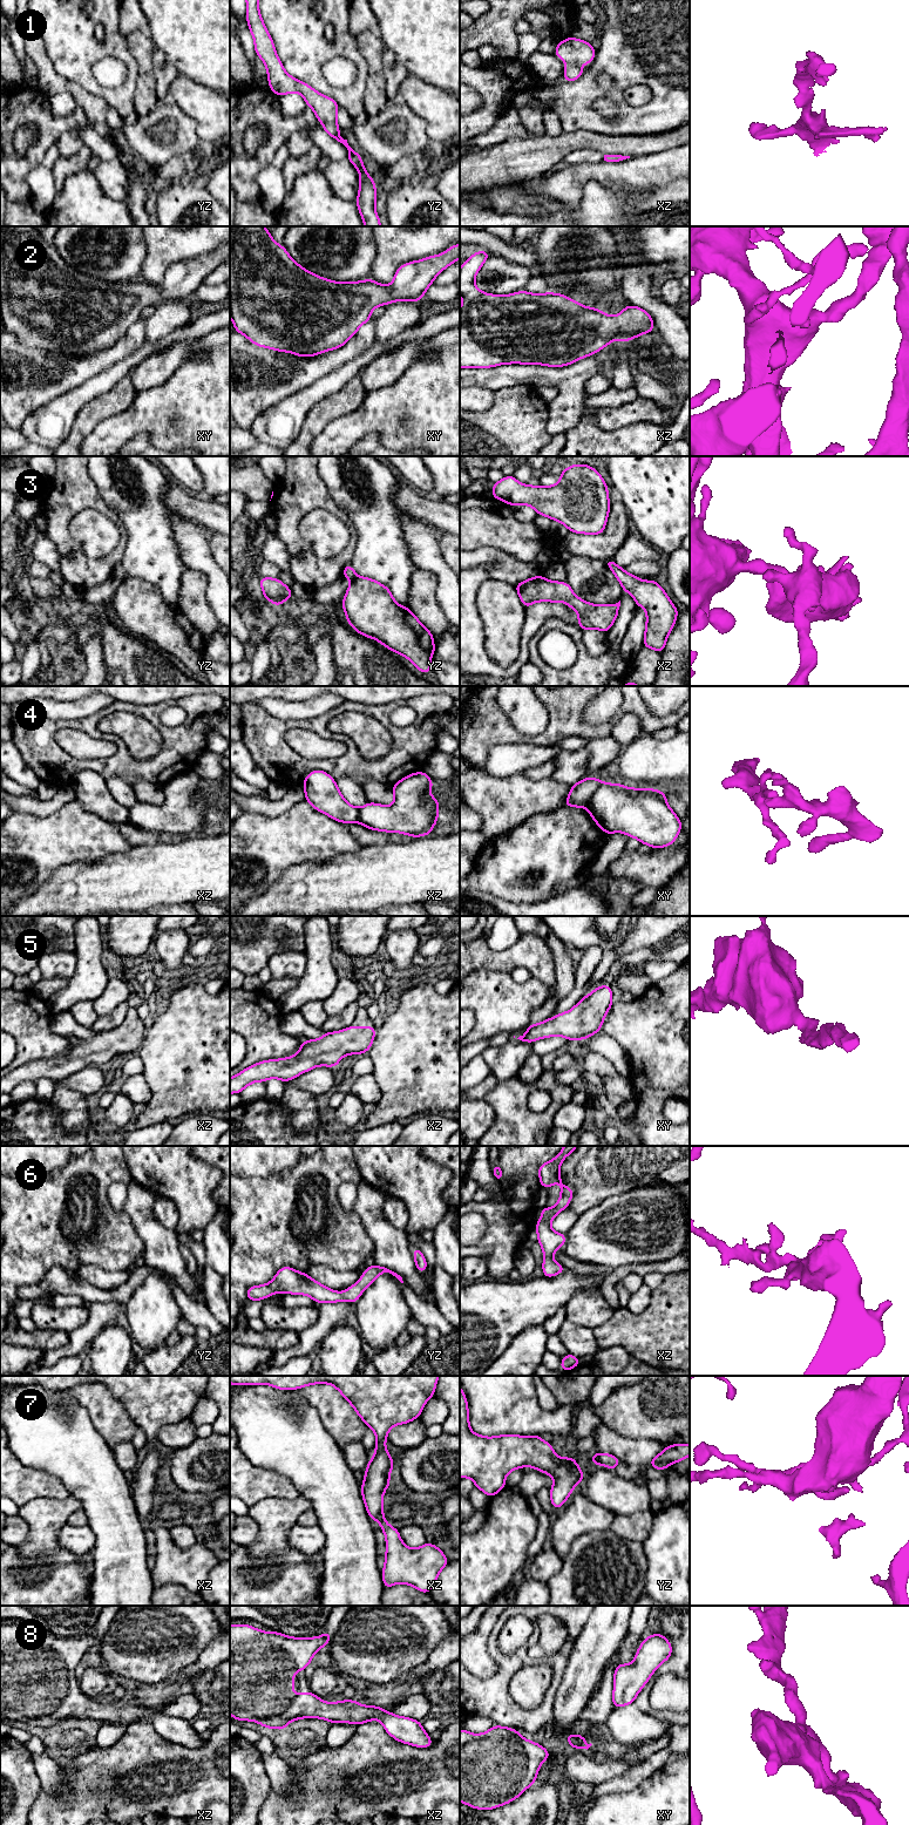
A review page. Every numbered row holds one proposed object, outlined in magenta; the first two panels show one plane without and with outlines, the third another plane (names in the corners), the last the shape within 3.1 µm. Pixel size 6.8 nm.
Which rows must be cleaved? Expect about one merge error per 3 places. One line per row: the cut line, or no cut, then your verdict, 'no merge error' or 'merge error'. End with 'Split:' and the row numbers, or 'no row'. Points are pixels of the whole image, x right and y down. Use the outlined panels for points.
1: cut none; no merge error
2: cut none; no merge error
3: cut yz (357, 576), (351, 582); merge error
4: cut xy (601, 781), (587, 805); merge error
5: cut none; no merge error
6: cut none; no merge error
7: cut none; no merge error
8: cut none; no merge error
Split: 3, 4

